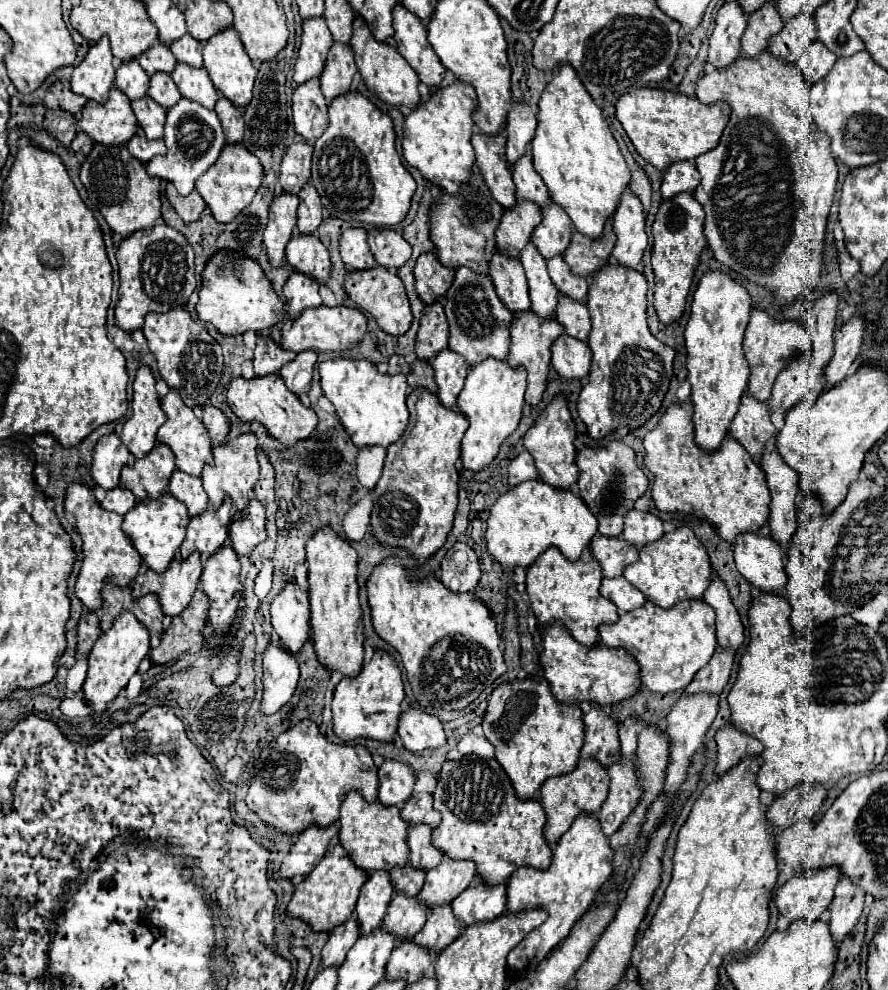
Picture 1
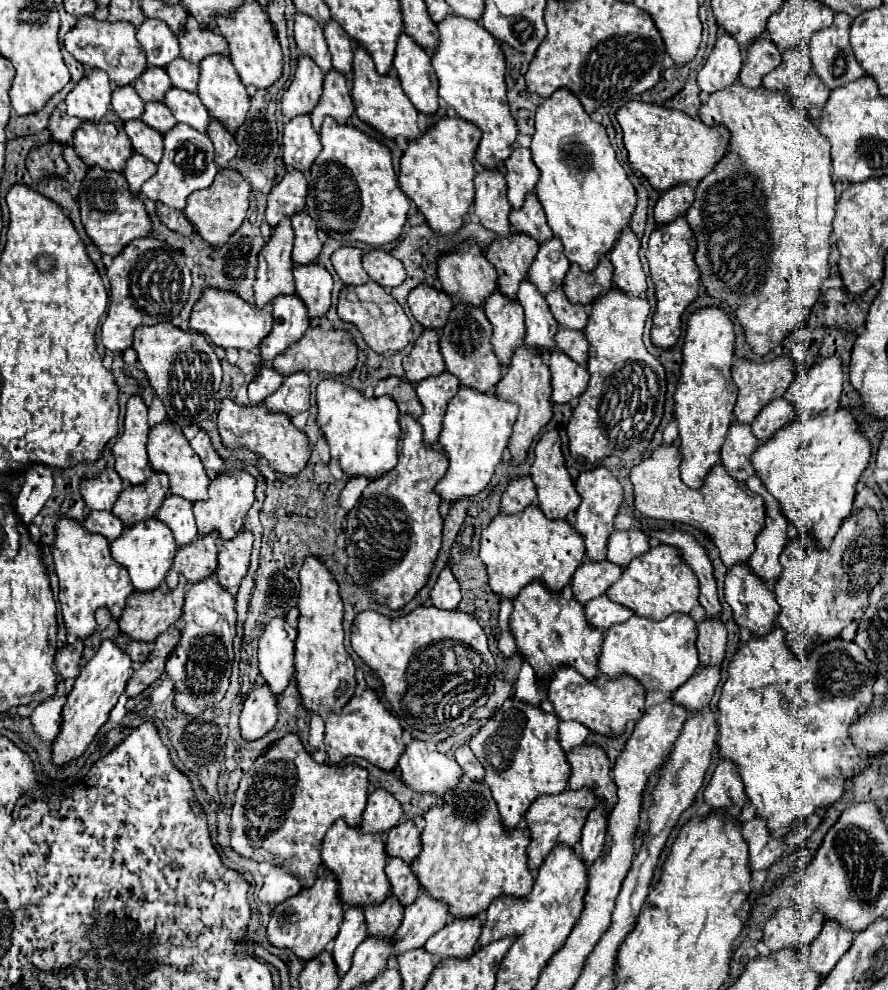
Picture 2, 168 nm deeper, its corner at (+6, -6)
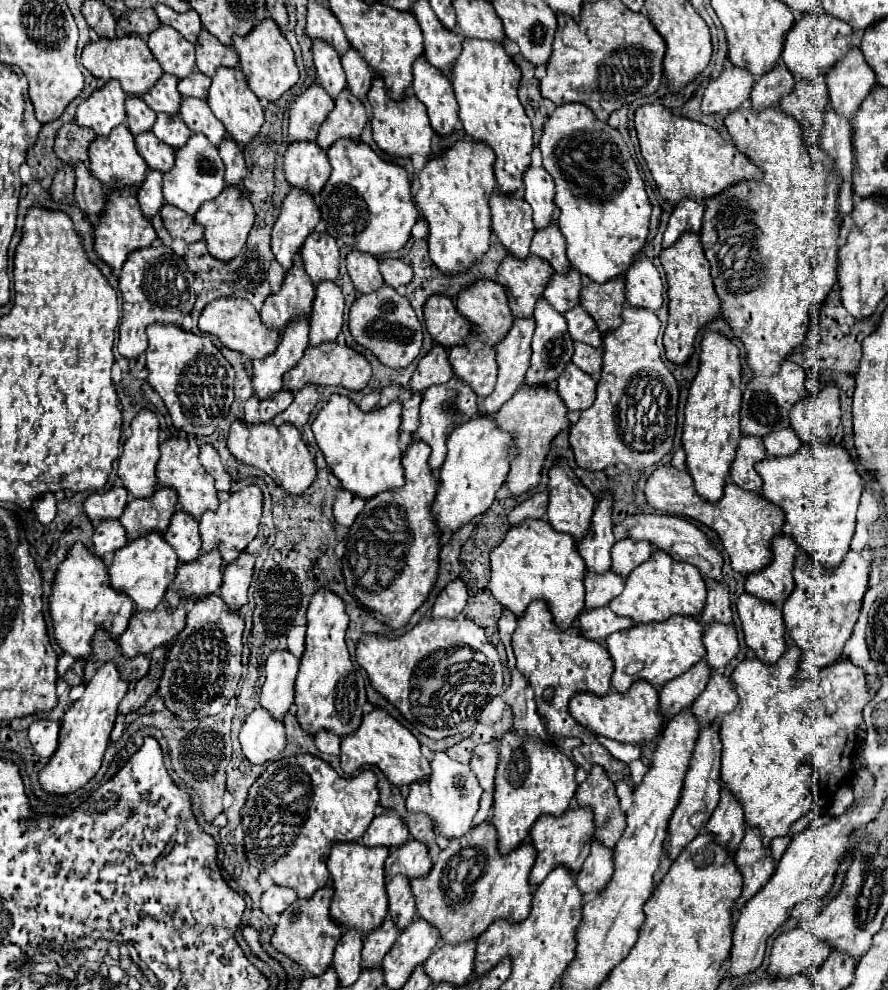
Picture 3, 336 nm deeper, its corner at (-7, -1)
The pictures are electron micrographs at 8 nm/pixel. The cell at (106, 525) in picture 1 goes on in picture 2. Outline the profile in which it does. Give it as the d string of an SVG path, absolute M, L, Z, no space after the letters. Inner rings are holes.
M64 517L56 525L54 543L54 565L60 581L60 603L68 633L86 639L94 633L94 613L98 607L108 607L114 617L120 617L128 595L134 591L126 567L116 563L110 555L110 541L104 535L90 533L76 519Z

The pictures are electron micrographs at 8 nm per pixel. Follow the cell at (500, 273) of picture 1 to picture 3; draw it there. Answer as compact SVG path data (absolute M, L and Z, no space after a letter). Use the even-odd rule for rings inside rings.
M515 318L505 342L497 344L497 364L499 364L499 378L493 394L479 402L479 414L495 414L499 408L519 390L521 382L525 380L525 372L529 368L529 342L533 336L533 318Z

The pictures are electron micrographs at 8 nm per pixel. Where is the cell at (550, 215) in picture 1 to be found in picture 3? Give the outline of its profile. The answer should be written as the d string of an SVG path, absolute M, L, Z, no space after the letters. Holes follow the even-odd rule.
M569 270L569 278L557 278L553 276L553 282L549 282L545 290L545 300L559 312L565 314L573 306L579 306L579 290L581 290L581 276L577 270Z

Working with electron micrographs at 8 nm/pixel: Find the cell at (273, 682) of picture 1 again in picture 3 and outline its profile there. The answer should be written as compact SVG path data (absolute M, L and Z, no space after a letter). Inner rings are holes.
M257 706L247 716L239 732L239 742L245 758L251 764L273 762L285 748L285 726L283 722L269 718L269 714Z

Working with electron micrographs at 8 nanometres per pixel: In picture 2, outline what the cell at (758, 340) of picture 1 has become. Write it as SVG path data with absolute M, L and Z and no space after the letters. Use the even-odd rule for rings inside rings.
M780 355L766 363L760 363L760 361L750 361L750 359L738 357L732 365L732 379L738 387L738 401L734 407L734 417L736 417L736 421L752 423L756 419L756 415L760 413L760 409L770 399L784 395L786 389L790 387L790 383L794 379L794 359L792 359L792 355Z

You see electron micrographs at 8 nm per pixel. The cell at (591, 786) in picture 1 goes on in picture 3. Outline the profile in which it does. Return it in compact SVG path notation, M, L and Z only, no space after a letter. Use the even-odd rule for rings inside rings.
M577 806L573 810L567 810L559 818L541 816L531 828L531 842L537 852L537 858L529 874L529 884L539 886L545 880L545 876L557 866L565 866L573 874L577 874L577 870L581 870L581 862L589 856L591 840L593 840L593 816L589 814L589 810L581 810Z

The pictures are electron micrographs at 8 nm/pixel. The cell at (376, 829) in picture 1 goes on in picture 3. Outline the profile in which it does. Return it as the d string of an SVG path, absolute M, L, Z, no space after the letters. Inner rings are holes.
M339 842L333 844L331 854L327 858L327 868L333 880L333 902L331 902L331 918L347 930L359 930L361 938L367 938L373 930L377 930L387 916L387 898L385 898L385 858L389 850L381 850L381 846L369 850L357 842Z

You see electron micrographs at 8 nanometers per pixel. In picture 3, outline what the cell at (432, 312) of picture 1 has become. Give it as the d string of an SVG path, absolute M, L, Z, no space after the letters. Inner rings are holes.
M433 346L427 356L423 356L413 372L411 390L423 394L433 384L445 384L453 376L453 368L449 366L449 356L443 346Z

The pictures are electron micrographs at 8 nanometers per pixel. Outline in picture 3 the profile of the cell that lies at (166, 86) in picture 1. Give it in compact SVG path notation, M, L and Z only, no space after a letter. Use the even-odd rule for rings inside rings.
M159 114L157 116L157 122L151 130L161 142L165 142L167 146L179 150L187 144L187 140L191 138L191 130L185 126L185 122L181 122L179 116L173 116L169 118L169 114Z

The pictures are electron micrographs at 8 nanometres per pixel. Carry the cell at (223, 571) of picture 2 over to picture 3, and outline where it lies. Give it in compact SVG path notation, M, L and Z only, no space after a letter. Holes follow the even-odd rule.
M243 552L237 562L231 562L223 570L223 584L219 590L221 600L227 604L229 610L237 612L247 604L247 590L253 576L253 562L255 558Z

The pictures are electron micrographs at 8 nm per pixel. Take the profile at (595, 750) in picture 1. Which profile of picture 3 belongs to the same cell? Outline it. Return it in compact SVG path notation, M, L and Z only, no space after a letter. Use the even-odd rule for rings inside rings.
M593 768L583 784L575 792L575 800L581 808L593 810L595 834L593 840L607 848L617 844L621 830L625 828L625 814L619 810L619 798L615 794L615 784L605 778L605 770Z

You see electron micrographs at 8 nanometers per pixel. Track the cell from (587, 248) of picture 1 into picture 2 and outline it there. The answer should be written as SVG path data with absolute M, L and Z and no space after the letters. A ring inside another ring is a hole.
M606 255L600 259L596 269L588 273L582 271L576 263L572 263L562 281L562 289L566 297L572 303L582 303L582 305L594 301L598 295L606 293L610 287L612 287L612 263Z

